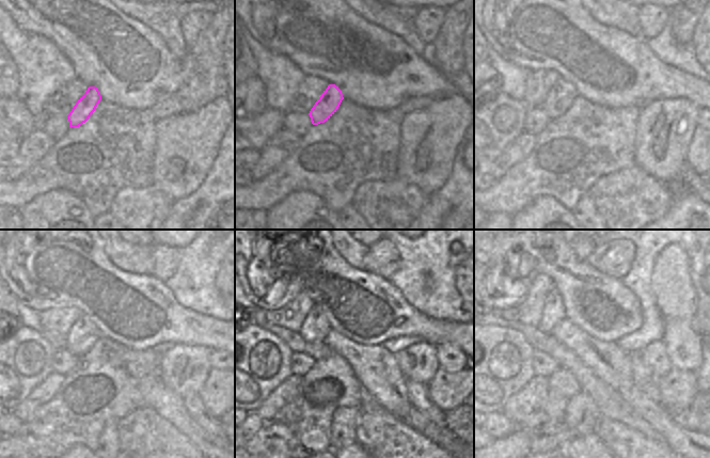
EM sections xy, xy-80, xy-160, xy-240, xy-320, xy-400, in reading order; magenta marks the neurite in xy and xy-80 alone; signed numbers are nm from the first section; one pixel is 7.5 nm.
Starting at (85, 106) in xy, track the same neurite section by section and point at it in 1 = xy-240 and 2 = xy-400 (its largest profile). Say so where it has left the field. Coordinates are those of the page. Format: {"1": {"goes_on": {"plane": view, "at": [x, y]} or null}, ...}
{"1": {"goes_on": {"plane": "xy-240", "at": [82, 335]}}, "2": {"goes_on": {"plane": "xy-400", "at": [554, 313]}}}

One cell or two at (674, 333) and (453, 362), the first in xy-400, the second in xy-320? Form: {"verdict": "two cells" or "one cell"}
{"verdict": "one cell"}

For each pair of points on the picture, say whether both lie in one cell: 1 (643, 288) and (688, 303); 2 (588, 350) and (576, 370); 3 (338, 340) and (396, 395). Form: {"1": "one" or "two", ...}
{"1": "two", "2": "two", "3": "one"}

